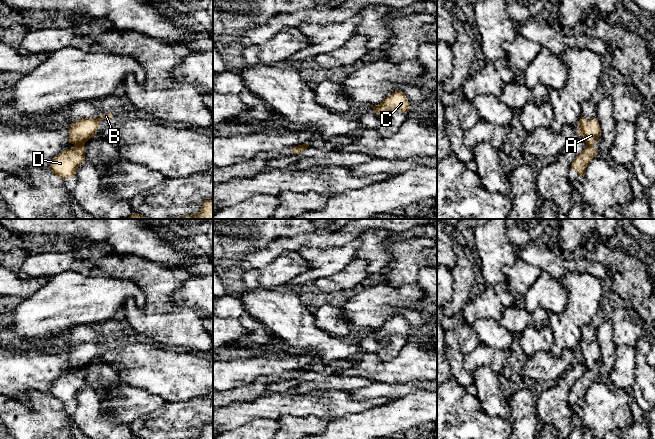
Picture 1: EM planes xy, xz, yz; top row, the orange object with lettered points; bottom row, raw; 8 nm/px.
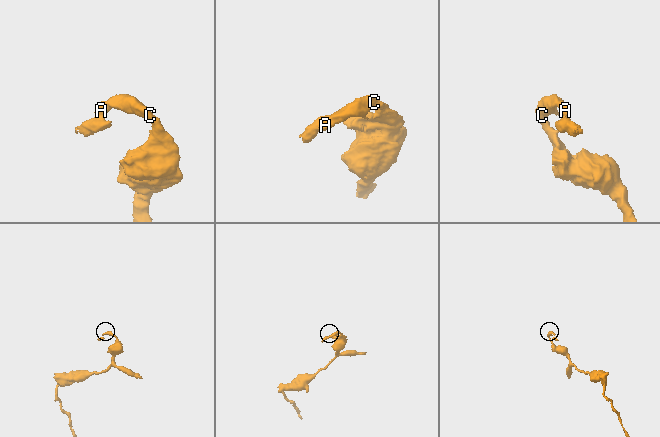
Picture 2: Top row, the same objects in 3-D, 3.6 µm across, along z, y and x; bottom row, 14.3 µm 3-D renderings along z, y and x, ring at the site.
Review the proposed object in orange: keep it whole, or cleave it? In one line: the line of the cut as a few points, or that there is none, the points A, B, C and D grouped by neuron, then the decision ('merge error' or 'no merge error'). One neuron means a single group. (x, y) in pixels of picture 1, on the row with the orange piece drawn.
xy (76, 145), (83, 146) | A B C / D | merge error

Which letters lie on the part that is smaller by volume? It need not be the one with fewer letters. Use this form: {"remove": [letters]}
{"remove": ["D"]}

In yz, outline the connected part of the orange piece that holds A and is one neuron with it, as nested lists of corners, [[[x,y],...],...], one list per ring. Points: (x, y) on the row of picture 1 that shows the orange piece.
[[[581,116],[577,127],[579,135],[584,138],[587,146],[593,146],[601,135],[597,119],[588,120]]]

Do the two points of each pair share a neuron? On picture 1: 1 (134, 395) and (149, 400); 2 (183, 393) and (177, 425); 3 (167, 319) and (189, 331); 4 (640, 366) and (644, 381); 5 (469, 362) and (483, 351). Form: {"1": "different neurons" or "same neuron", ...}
{"1": "same neuron", "2": "different neurons", "3": "same neuron", "4": "same neuron", "5": "same neuron"}

